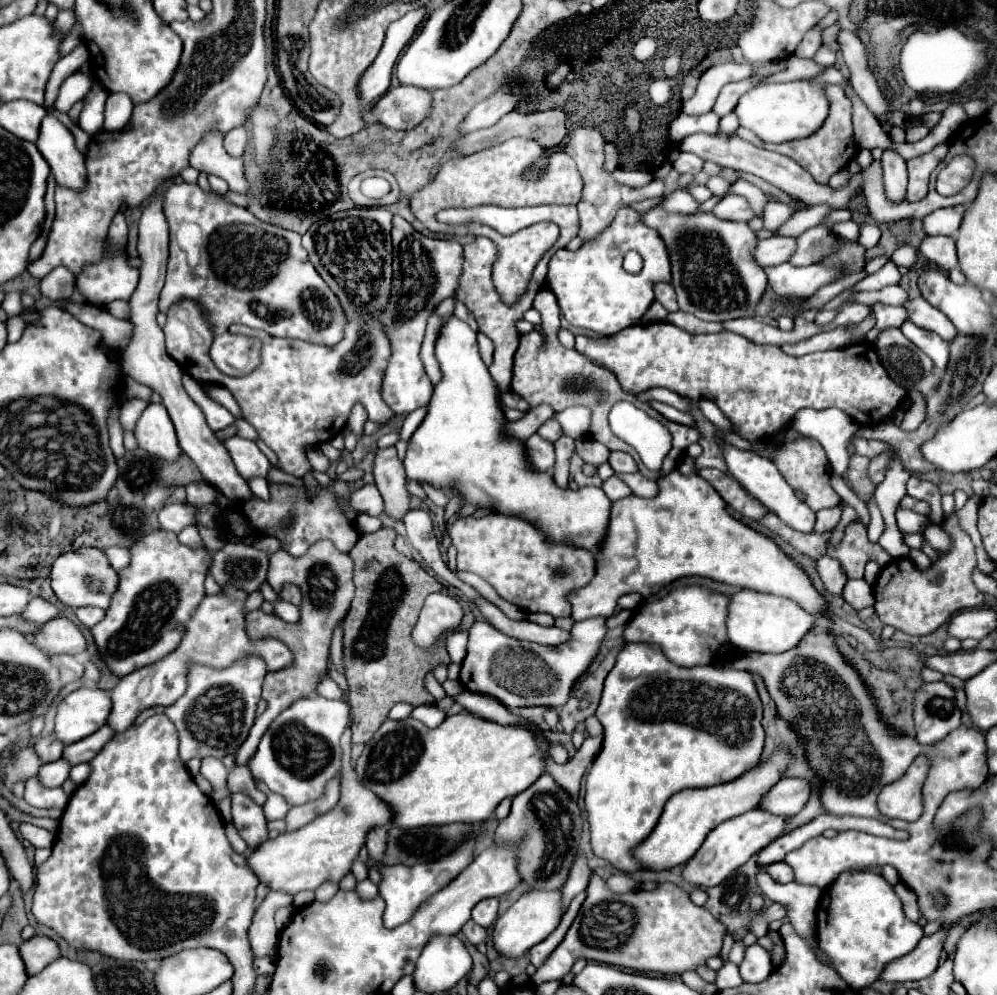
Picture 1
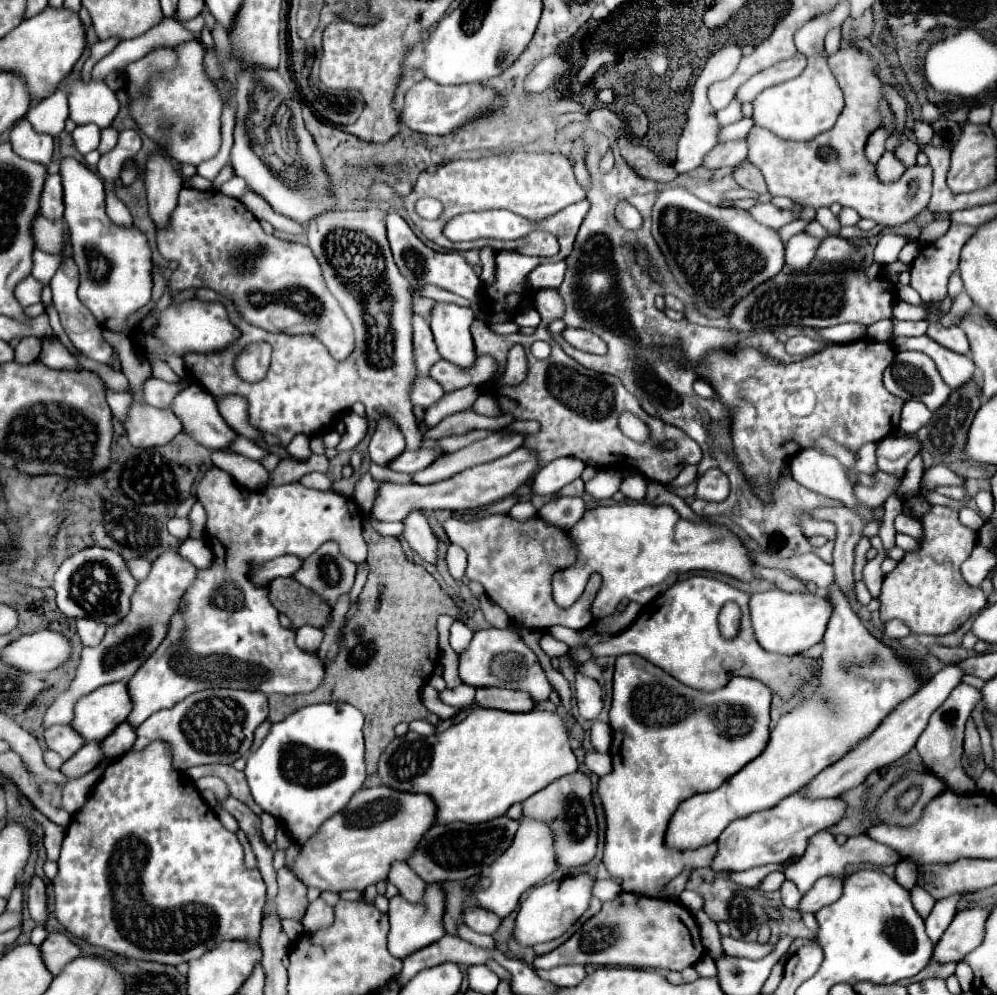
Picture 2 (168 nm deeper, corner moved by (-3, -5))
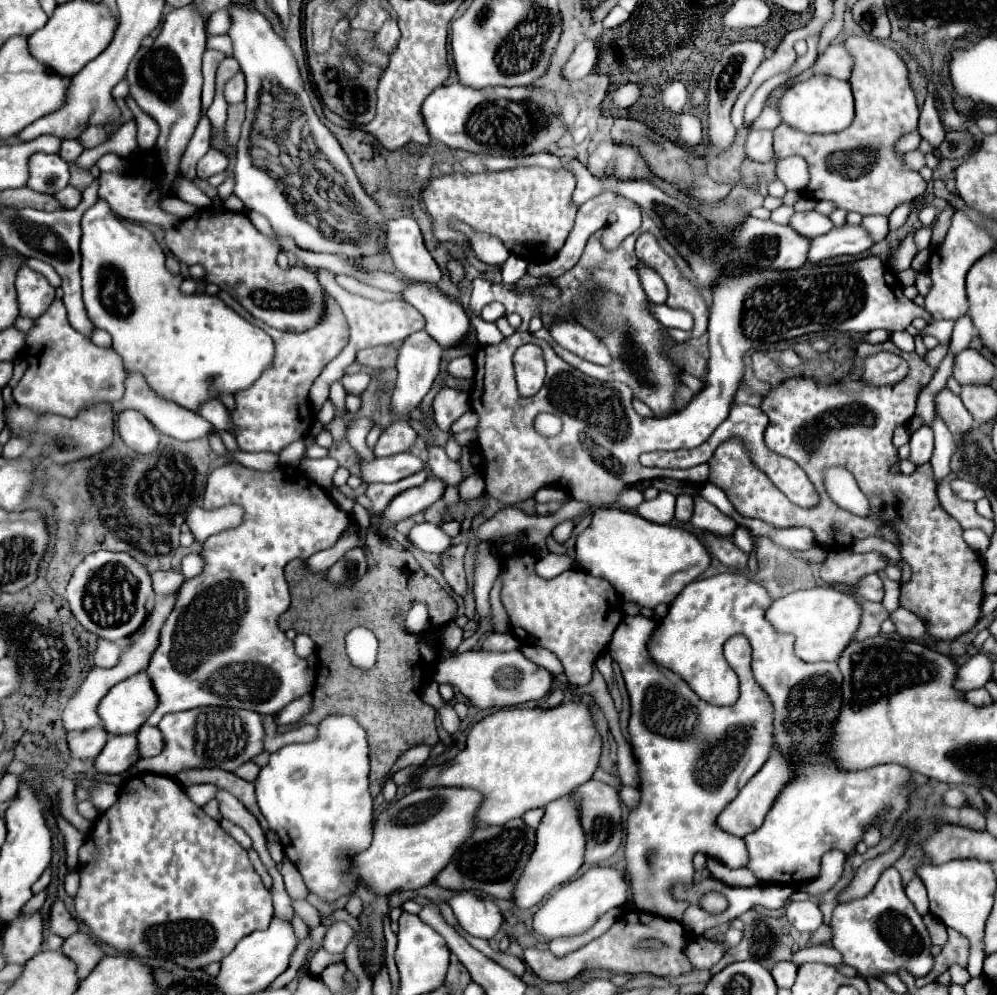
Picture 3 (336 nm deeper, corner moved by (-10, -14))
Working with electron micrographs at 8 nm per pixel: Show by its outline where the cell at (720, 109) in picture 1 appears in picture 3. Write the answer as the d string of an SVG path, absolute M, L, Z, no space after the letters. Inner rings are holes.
M829 44L825 52L815 60L813 70L815 74L825 74L825 76L847 80L847 76L851 74L851 56L847 54L843 46Z

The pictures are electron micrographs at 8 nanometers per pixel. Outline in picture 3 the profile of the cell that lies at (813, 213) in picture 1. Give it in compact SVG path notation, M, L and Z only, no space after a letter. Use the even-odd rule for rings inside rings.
M865 216L861 224L875 242L881 242L889 232L887 230L887 216Z

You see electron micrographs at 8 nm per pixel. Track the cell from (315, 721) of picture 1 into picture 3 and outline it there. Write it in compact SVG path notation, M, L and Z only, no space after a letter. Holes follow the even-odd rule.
M327 716L317 726L317 738L303 744L287 744L271 754L267 766L255 780L257 802L269 828L281 838L287 858L299 868L307 888L327 902L333 902L355 890L355 878L347 876L349 854L365 850L371 844L373 798L369 794L369 746L367 732L353 716Z

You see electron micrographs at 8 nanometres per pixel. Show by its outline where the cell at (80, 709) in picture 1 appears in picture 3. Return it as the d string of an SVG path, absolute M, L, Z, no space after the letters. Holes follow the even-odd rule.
M139 672L139 676L113 686L99 702L97 714L109 736L123 736L137 732L155 710L155 704L155 690L151 688L147 674Z

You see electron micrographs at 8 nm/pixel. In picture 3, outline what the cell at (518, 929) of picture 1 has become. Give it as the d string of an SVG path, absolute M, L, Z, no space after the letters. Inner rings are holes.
M593 866L583 876L567 882L545 900L545 904L533 916L533 930L547 940L579 936L587 932L607 910L625 904L627 888L625 872L609 866Z

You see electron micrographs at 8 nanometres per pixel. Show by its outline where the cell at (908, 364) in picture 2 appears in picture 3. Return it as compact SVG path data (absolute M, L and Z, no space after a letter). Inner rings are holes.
M947 386L935 394L933 402L935 402L937 414L943 418L943 422L951 430L951 434L959 436L959 432L967 432L967 428L973 424L973 418L969 416L969 412L963 406L963 402L959 400L959 396L955 396Z

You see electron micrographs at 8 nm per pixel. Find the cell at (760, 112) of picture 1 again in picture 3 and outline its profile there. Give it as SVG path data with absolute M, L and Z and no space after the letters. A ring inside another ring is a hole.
M811 76L805 82L795 84L779 100L781 124L805 134L835 134L845 130L853 122L853 94L847 80L837 80L831 76Z

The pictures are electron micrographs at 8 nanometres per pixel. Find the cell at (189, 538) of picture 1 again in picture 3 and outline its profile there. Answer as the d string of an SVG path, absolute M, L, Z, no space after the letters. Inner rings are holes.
M187 554L185 558L183 558L183 562L181 562L181 572L183 572L183 576L185 578L193 578L193 576L197 576L197 574L201 574L203 572L203 558L201 558L201 554Z

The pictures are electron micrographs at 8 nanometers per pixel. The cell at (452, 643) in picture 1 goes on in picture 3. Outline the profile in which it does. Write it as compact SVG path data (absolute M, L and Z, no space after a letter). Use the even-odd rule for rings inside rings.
M455 622L447 624L443 628L441 642L443 642L443 648L447 648L447 652L455 652L459 648L459 644L463 642L463 630Z

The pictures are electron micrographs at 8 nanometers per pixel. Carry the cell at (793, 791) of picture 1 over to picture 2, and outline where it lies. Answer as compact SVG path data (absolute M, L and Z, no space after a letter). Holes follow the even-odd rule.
M950 663L944 665L942 671L938 671L934 677L930 677L924 687L910 699L906 699L904 703L900 703L882 723L880 727L866 739L862 741L856 749L852 749L846 757L842 757L840 761L836 761L834 765L830 765L828 769L824 769L822 773L818 773L812 783L808 783L804 787L804 791L808 791L808 795L812 799L816 797L838 797L842 793L846 793L848 789L858 787L870 773L888 767L890 763L894 763L896 759L904 757L918 741L920 733L926 729L930 715L948 699L948 695L952 693L954 687L958 687L962 683L964 671L958 663Z

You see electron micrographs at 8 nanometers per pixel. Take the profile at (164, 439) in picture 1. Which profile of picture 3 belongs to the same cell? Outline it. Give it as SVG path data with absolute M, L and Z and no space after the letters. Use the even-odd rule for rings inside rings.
M123 410L117 416L117 430L123 442L139 454L155 452L161 440L159 430L155 430L155 426L141 412L135 410Z

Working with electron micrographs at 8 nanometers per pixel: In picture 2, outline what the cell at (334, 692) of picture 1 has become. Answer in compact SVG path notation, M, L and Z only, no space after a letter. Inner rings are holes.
M212 467L198 483L196 499L204 505L208 513L206 541L210 543L214 561L208 569L196 573L192 587L188 587L178 611L170 619L166 639L128 681L128 689L134 701L134 709L128 715L128 723L132 723L132 727L144 723L152 713L160 709L170 709L188 695L204 689L246 689L260 691L264 695L296 695L314 691L324 679L324 663L318 659L318 655L306 653L296 647L294 631L284 629L278 621L278 611L268 599L268 587L256 587L250 581L250 571L274 557L288 553L308 557L326 541L336 541L340 545L342 555L350 561L366 561L362 511L348 495L336 491L308 489L302 483L288 483L280 487L268 485L264 487L264 491L248 491L246 487L240 487L226 471Z

